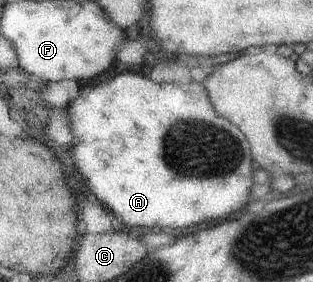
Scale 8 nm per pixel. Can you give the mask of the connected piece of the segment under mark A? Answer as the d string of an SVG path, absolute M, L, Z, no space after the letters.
M112 71L98 80L81 83L78 97L74 101L70 101L66 113L68 113L67 126L70 128L70 133L78 139L78 143L74 143L70 147L70 155L72 155L74 167L84 177L90 193L98 201L102 201L112 213L116 213L122 219L124 228L127 230L146 232L161 231L161 228L164 227L170 227L170 229L174 227L176 229L190 227L190 225L197 225L204 219L222 219L228 213L236 213L236 211L243 209L242 205L246 205L250 200L249 194L250 188L254 184L252 180L254 171L252 171L250 165L252 157L248 140L233 123L230 123L229 120L224 119L224 117L214 111L214 107L208 101L208 95L206 95L206 89L202 87L202 83L154 83L149 78L136 73Z

